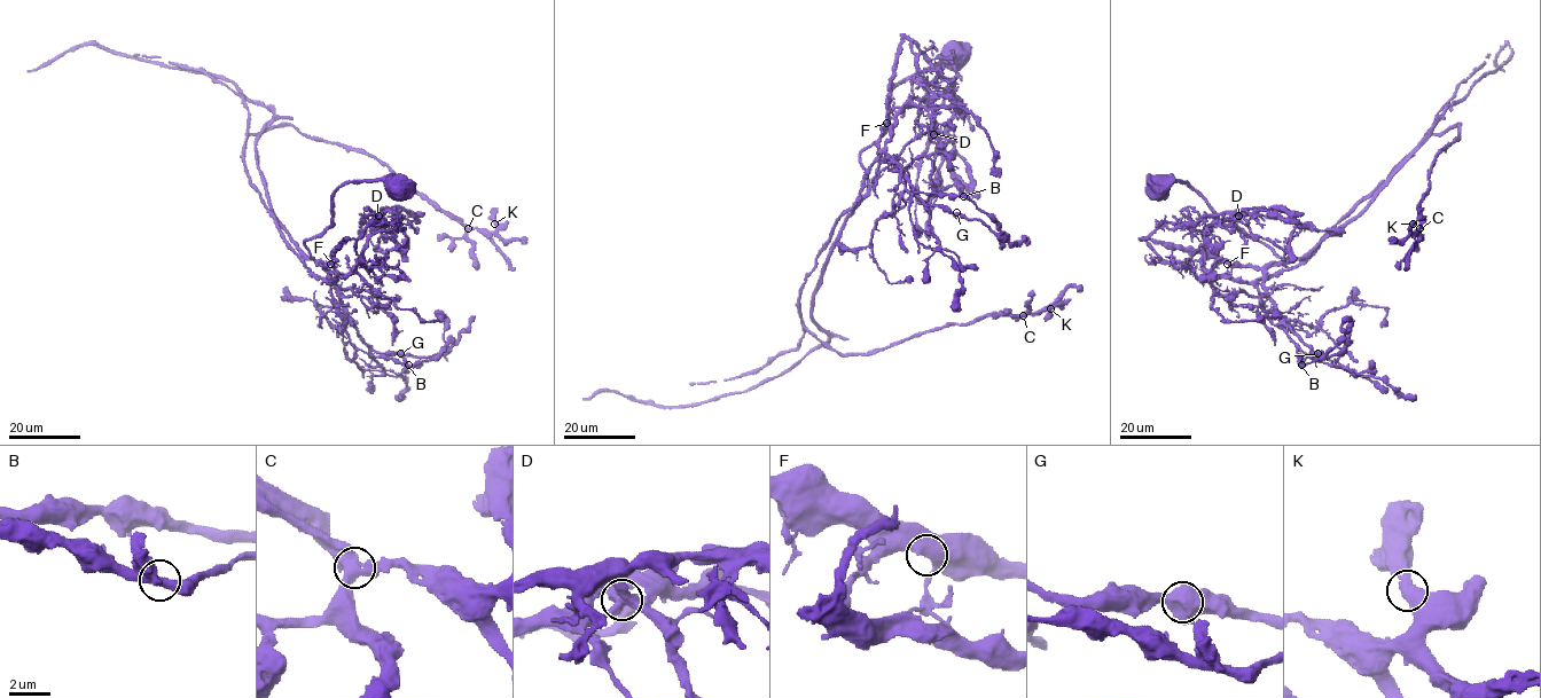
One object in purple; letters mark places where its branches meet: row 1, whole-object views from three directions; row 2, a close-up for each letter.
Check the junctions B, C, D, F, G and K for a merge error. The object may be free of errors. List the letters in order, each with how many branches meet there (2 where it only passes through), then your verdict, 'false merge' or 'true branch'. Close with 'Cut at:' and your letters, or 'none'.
B: 2 branches meet; true branch
C: 3 branches meet; true branch
D: 3 branches meet; false merge
F: 3 branches meet; true branch
G: 2 branches meet; true branch
K: 2 branches meet; true branch
Cut at: D

